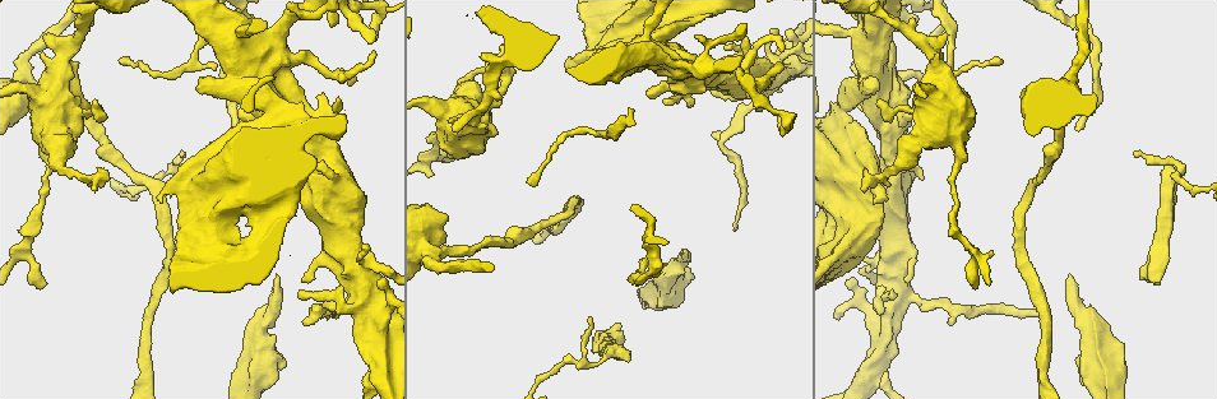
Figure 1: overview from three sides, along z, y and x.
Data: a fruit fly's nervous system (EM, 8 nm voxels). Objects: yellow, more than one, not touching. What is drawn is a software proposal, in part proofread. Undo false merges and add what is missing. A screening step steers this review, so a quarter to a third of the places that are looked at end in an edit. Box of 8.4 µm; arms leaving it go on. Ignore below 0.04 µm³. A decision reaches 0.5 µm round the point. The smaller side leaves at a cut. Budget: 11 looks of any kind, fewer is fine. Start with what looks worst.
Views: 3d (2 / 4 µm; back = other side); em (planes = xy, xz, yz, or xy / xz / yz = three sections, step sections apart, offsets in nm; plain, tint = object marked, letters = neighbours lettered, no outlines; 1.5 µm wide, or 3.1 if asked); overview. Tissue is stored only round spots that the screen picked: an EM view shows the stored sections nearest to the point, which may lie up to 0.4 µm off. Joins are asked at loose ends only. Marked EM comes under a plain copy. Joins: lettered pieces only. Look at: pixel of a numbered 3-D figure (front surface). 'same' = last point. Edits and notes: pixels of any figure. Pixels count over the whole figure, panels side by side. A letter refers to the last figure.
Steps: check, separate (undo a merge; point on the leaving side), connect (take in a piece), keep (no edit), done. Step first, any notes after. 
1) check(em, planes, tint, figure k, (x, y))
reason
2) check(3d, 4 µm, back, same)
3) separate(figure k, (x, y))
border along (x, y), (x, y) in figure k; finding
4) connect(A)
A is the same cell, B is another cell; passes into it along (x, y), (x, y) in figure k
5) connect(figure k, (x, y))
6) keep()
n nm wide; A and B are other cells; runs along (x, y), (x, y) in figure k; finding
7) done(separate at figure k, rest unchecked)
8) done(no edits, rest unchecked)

check(em, xy, step 4, tint, figure 1, (684, 253))
free end

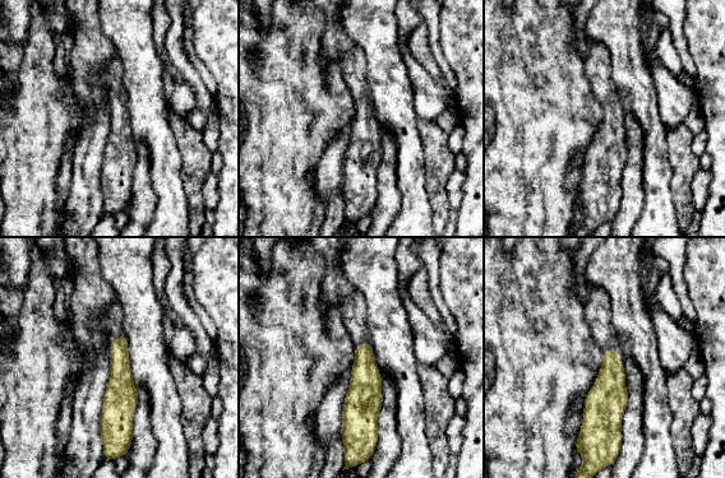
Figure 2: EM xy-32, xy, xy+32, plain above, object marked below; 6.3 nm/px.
check(em, planes, letters, same)
cut it another way

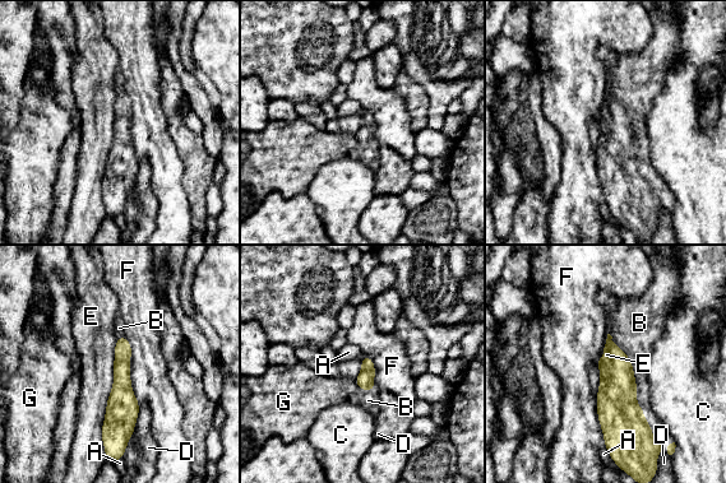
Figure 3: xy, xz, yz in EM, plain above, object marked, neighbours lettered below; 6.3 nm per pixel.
connect(B)
B is the same cell, A, C, D, E, F and G are other cells; passes into it along (618, 390), (623, 352), (639, 323) in figure 3; it goes on there

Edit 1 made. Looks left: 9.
check(overview)

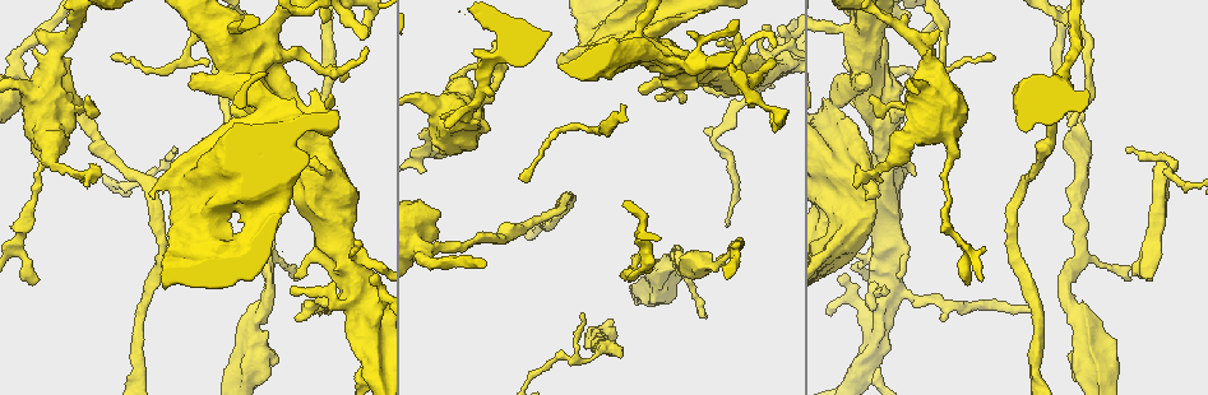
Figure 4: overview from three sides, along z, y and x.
check(3d, 4 µm, figure 4, (583, 315))
thin end

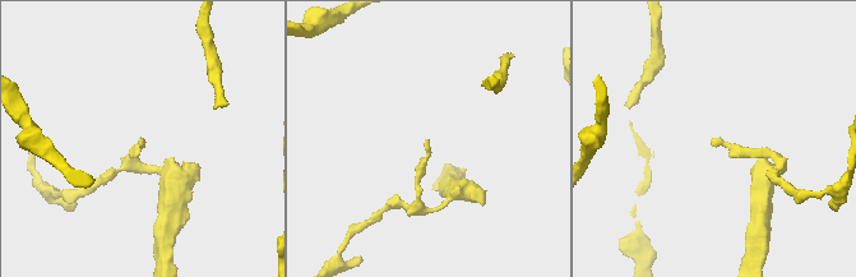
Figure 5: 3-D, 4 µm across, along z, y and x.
check(em, xy, step 8, letters, figure 5, (427, 139))

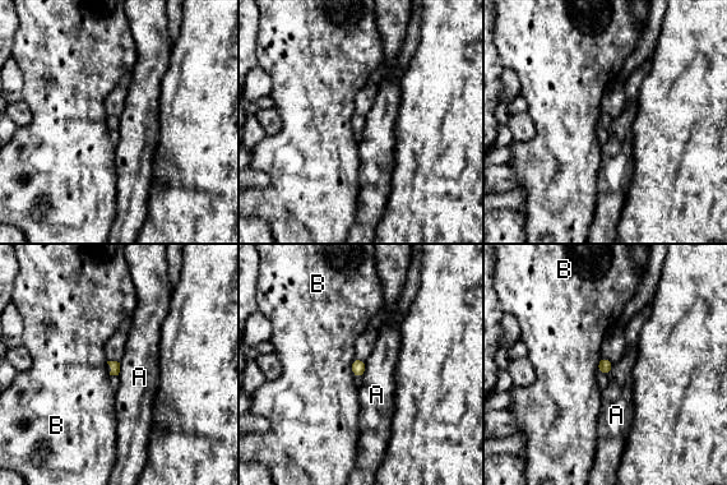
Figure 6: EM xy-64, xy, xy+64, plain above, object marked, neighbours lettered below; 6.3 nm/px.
check(em, planes, letters, same)

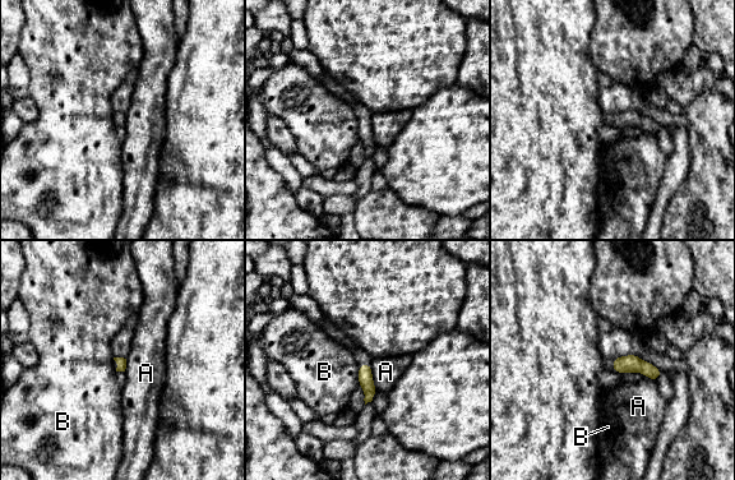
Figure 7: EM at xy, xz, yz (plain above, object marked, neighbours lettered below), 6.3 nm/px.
keep()
A and B are other cells; none of them fits

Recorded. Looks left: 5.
check(3d, 4 µm, figure 4, (355, 244))
thin end

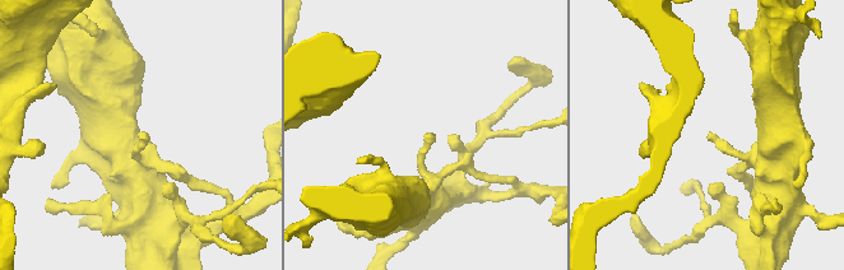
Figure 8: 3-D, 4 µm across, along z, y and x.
check(em, planes, tint, figure 8, (707, 138))

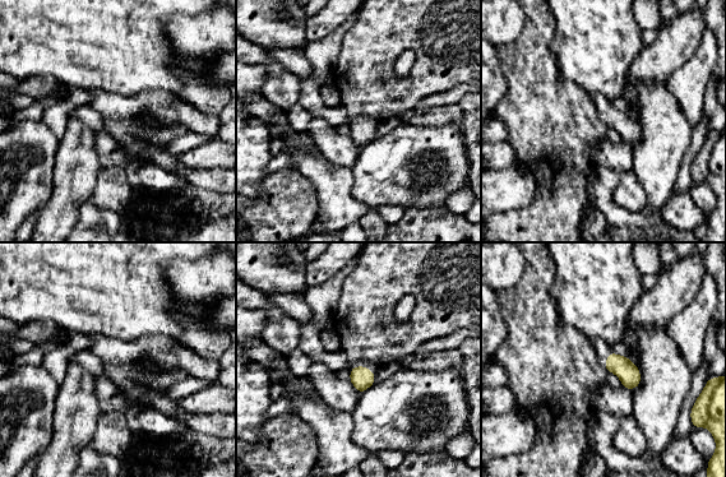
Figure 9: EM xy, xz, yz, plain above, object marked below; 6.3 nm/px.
check(em, planes, letters, same)
see the neighbours

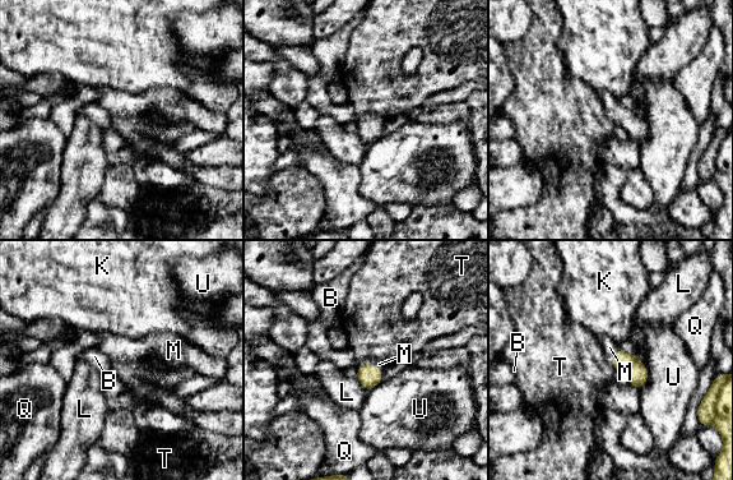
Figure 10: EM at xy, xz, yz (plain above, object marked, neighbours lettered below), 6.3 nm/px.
connect(M)
M is the same cell, B, K, L, Q, T and U are other cells; passes into it along (369, 375), (371, 364), (379, 364) in figure 10; the cell continues

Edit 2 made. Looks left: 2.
done(connect at figure 3, connect at figure 10, rest unchecked)

